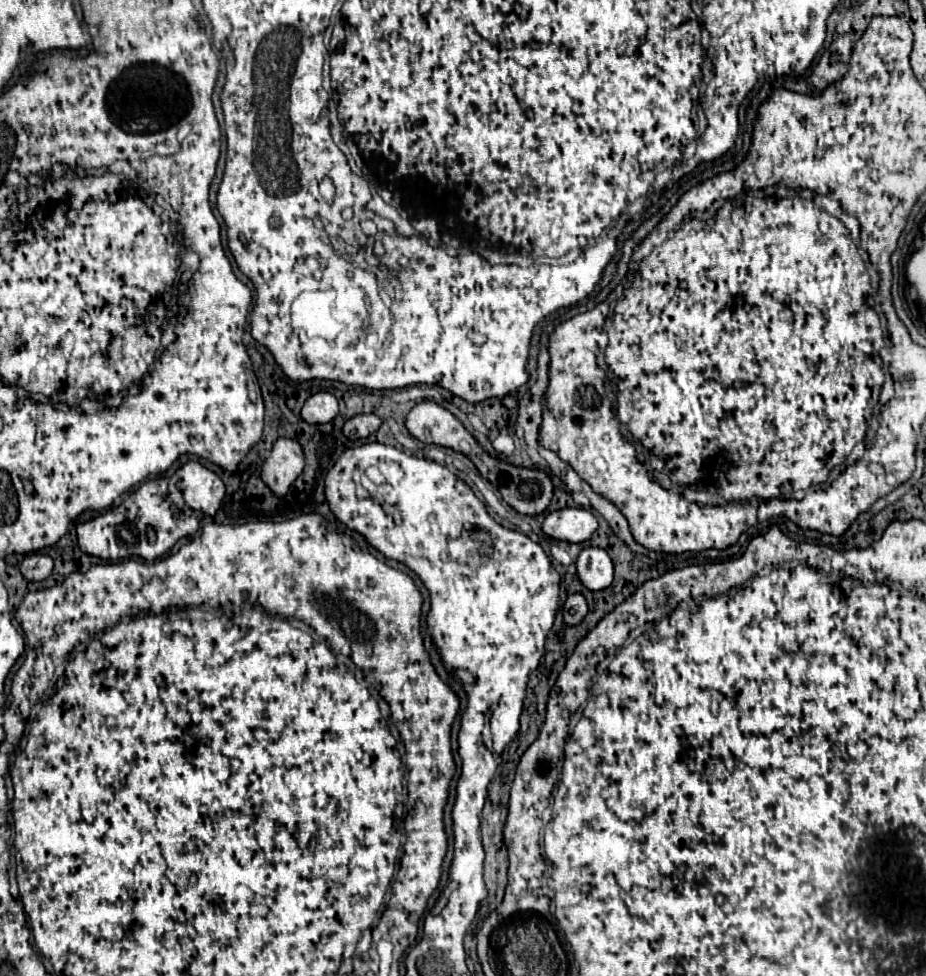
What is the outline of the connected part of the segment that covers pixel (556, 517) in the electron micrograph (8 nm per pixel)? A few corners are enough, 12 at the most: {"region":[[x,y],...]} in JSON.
{"region":[[585,508],[549,512],[543,532],[555,540],[585,542],[597,518]]}

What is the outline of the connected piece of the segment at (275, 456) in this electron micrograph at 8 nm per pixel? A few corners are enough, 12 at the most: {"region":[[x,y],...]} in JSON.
{"region":[[279,438],[261,478],[283,498],[303,472],[301,444]]}

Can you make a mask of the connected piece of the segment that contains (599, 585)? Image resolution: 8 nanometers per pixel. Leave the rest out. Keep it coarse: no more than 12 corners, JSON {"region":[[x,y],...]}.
{"region":[[587,546],[577,574],[589,590],[613,582],[613,562],[603,548]]}

